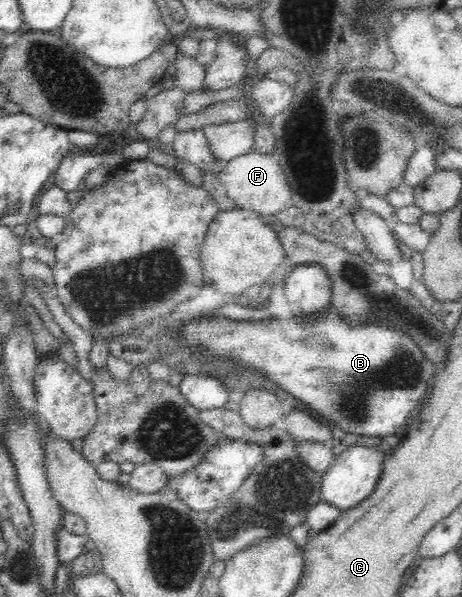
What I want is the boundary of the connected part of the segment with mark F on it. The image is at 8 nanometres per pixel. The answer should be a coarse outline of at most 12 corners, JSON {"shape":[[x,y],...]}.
{"shape":[[252,150],[219,177],[237,207],[262,216],[292,206],[273,156]]}

